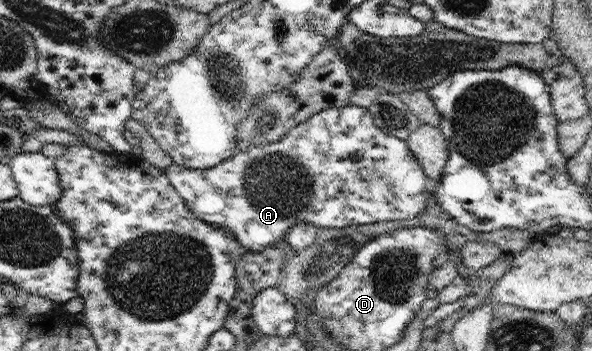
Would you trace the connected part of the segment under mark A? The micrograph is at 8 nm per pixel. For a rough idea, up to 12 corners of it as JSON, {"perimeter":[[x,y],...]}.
{"perimeter":[[329,107],[219,165],[164,172],[252,253],[295,224],[425,209],[367,108]]}

